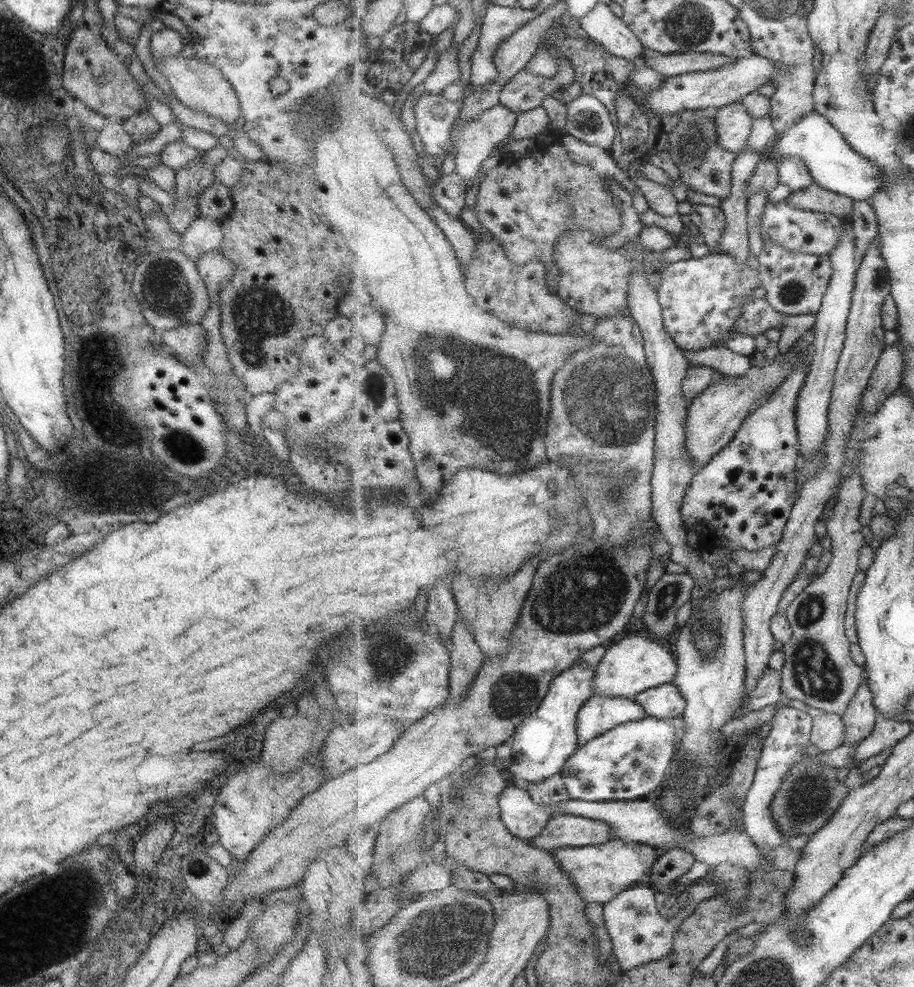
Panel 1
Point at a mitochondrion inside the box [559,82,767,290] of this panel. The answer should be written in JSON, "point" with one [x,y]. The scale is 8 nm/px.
{"point":[695,143]}

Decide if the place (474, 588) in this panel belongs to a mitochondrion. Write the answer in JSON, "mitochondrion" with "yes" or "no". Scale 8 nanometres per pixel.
{"mitochondrion":"no"}

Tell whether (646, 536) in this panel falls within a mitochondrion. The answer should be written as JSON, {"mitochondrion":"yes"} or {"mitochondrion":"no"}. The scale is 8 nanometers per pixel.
{"mitochondrion":"no"}

